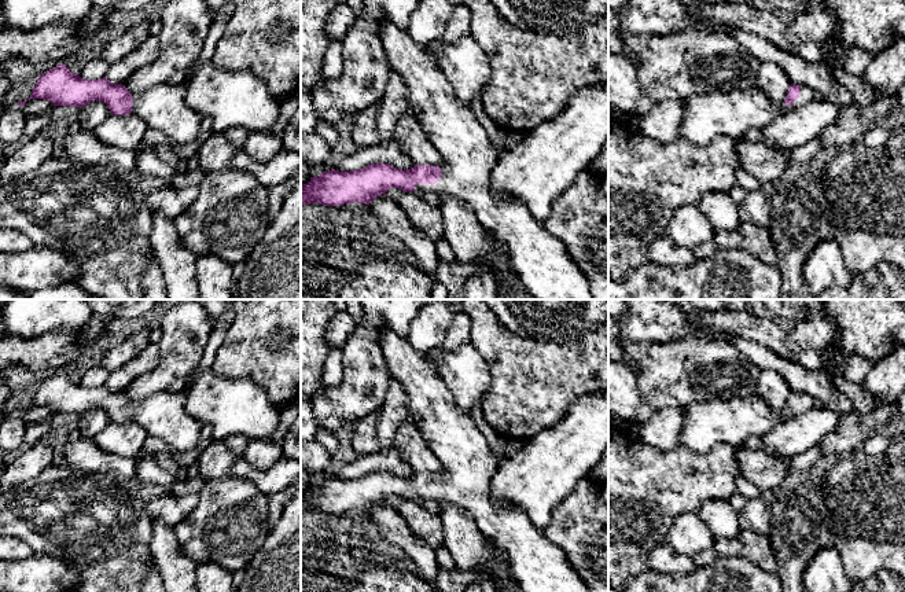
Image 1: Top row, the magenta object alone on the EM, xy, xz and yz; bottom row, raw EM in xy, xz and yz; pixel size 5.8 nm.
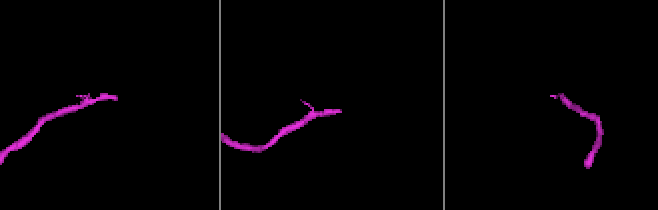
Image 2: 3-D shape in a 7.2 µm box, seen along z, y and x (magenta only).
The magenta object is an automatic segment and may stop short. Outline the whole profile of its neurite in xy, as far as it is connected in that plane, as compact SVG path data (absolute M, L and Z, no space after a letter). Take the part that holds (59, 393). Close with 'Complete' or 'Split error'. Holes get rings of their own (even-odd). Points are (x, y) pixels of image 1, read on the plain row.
M66 372L43 380L27 408L30 407L44 407L54 413L70 415L82 415L99 408L108 413L111 422L136 422L150 437L161 440L170 452L194 449L203 424L187 412L185 391L154 393L133 407L125 393L113 391L106 385L84 387Z. Split error

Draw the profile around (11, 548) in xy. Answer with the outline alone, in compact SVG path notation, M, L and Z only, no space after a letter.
M0 537L0 560L19 560L33 556L32 548L16 537Z

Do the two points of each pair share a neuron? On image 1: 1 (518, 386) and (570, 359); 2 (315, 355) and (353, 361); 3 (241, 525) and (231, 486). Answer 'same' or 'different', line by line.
1: same
2: different
3: same

